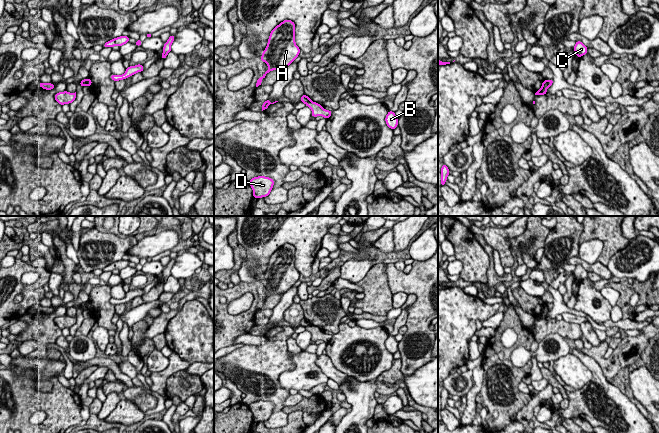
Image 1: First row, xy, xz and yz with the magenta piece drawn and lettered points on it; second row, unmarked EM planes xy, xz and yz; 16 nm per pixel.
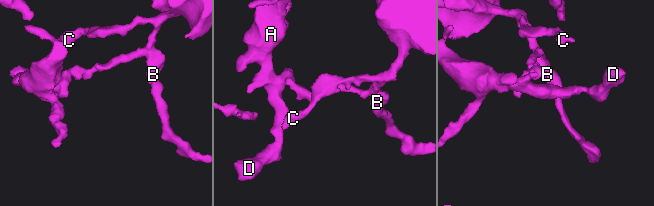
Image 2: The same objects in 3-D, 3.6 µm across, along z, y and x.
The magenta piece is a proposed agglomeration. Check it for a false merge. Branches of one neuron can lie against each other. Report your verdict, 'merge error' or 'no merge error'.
merge error

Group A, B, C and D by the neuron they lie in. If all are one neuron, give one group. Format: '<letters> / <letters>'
A D / B C

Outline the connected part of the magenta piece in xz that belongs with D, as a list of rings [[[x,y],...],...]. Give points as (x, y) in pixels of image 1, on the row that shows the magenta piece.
[[[265,176],[253,177],[250,179],[249,184],[253,190],[254,198],[266,197],[273,189],[274,180]]]

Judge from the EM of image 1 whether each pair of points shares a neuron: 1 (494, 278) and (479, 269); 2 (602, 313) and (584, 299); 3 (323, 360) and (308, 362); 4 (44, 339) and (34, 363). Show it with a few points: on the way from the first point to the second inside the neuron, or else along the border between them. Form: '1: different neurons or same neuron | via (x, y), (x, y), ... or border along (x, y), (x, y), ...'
1: different neurons | border along (484, 251), (489, 260), (487, 270), (488, 282)
2: same neuron | via (598, 309), (595, 309), (588, 302)
3: different neurons | border along (316, 356), (316, 364), (329, 378)
4: different neurons | border along (25, 356), (31, 358), (47, 357)

